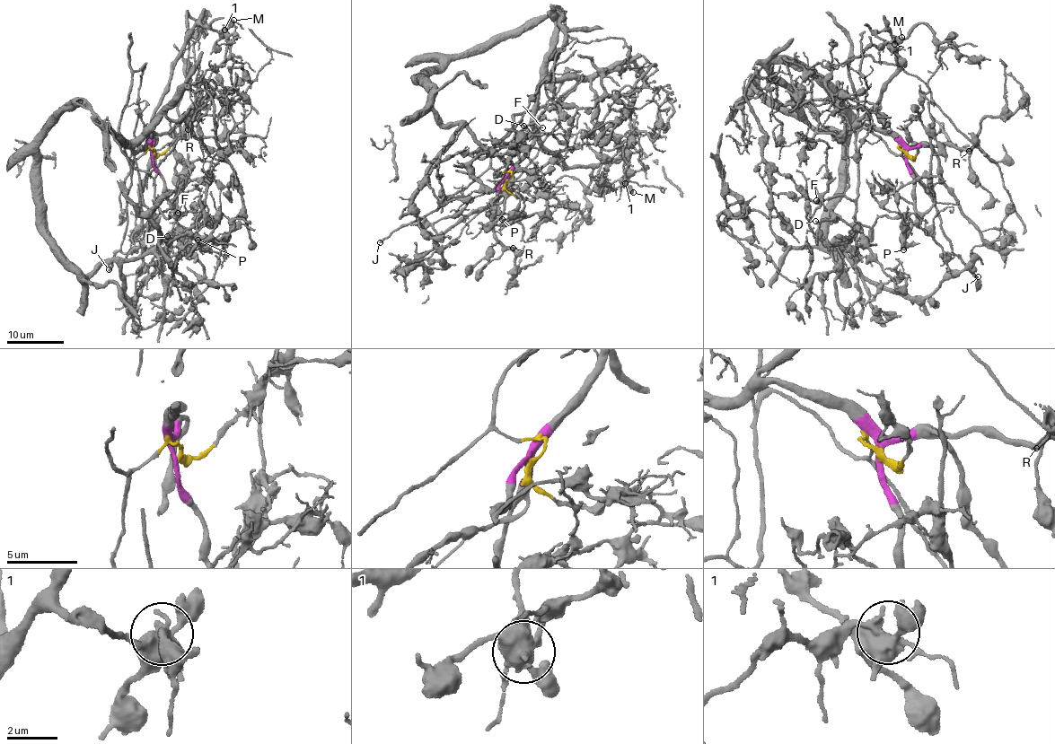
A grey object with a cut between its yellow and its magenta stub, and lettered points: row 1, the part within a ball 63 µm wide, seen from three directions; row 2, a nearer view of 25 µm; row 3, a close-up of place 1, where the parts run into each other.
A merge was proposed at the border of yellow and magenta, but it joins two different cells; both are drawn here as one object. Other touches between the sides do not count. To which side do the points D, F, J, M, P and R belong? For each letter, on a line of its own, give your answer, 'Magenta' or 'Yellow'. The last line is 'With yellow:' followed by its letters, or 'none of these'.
D: Yellow
F: Yellow
J: Yellow
M: Magenta
P: Magenta
R: Magenta
With yellow: D, F, J

